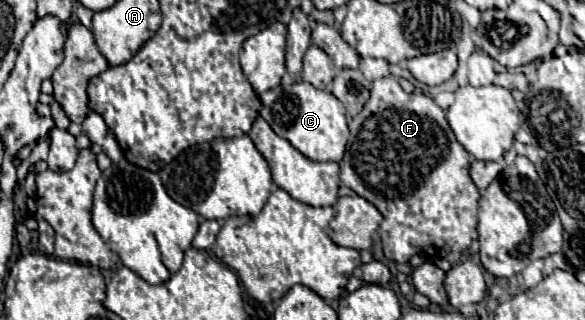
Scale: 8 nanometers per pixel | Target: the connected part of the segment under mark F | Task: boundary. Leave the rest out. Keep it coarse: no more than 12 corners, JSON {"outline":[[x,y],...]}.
{"outline":[[394,77],[350,123],[340,181],[390,261],[478,239],[470,153]]}

